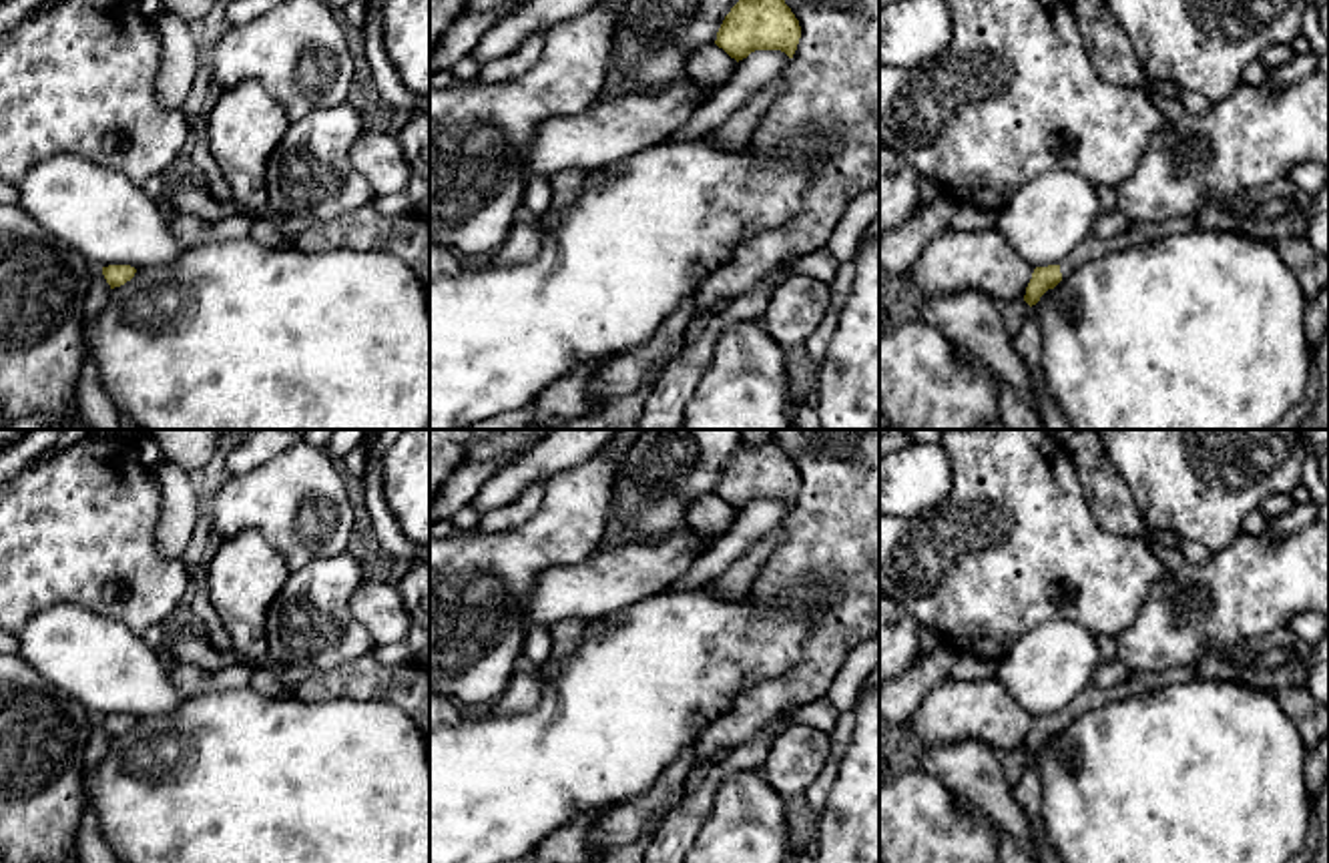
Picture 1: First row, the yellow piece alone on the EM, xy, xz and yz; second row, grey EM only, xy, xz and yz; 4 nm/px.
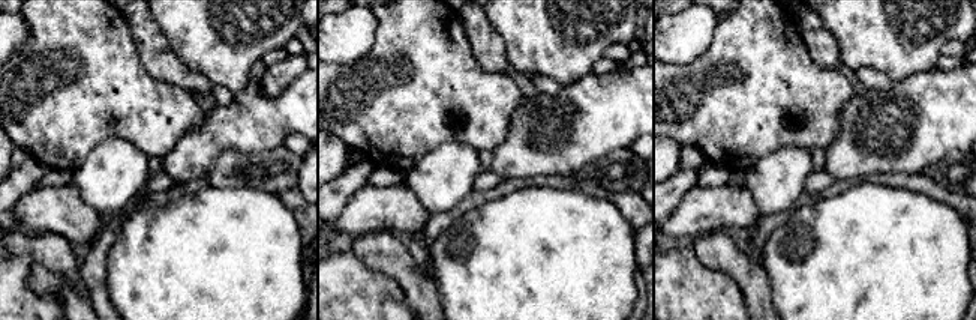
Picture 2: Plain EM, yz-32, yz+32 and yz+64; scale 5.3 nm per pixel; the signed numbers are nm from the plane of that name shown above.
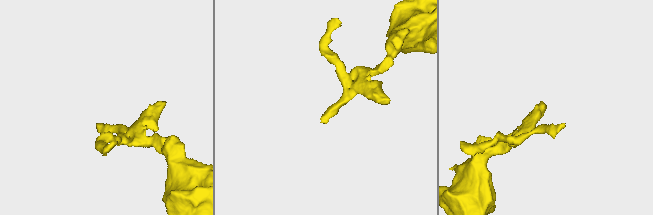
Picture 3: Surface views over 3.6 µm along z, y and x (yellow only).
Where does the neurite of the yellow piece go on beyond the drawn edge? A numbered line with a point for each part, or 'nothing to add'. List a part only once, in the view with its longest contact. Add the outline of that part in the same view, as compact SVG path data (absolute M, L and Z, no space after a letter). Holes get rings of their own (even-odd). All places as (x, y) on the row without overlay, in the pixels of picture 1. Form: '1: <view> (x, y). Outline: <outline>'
1: yz (1093, 697). Outline: M1172 666L1156 672L1132 672L1116 690L1090 684L1060 712L1062 729L1076 716L1104 706L1112 696L1130 698L1184 680L1201 680L1201 676L1190 666Z

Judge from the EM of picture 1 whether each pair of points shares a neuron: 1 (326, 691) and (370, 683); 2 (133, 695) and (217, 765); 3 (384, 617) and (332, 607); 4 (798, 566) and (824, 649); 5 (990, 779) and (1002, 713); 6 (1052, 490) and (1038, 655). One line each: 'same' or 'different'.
1: same
2: different
3: different
4: same
5: different
6: different

